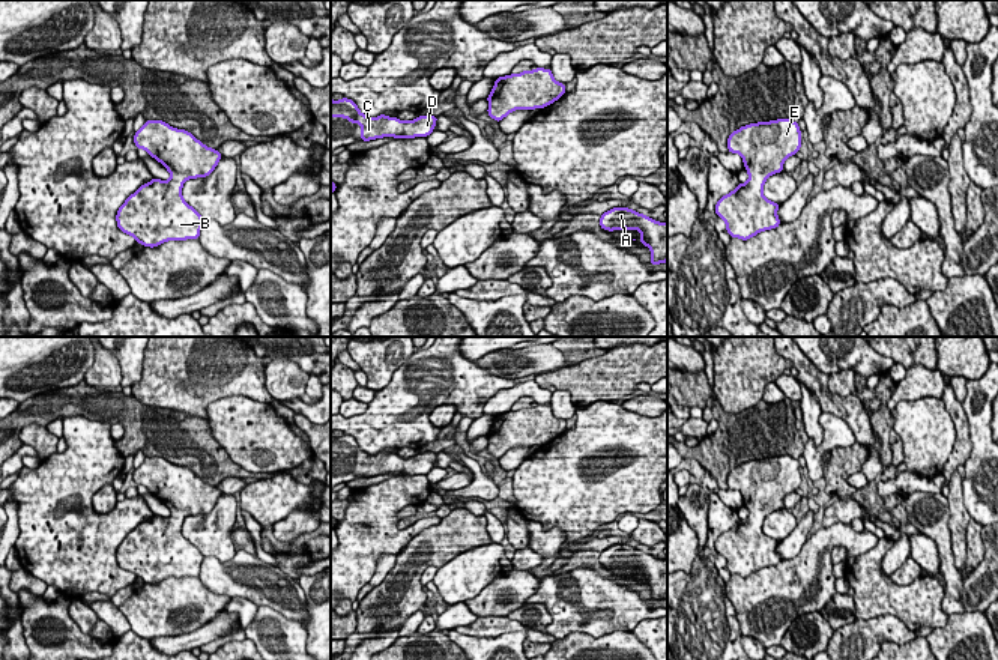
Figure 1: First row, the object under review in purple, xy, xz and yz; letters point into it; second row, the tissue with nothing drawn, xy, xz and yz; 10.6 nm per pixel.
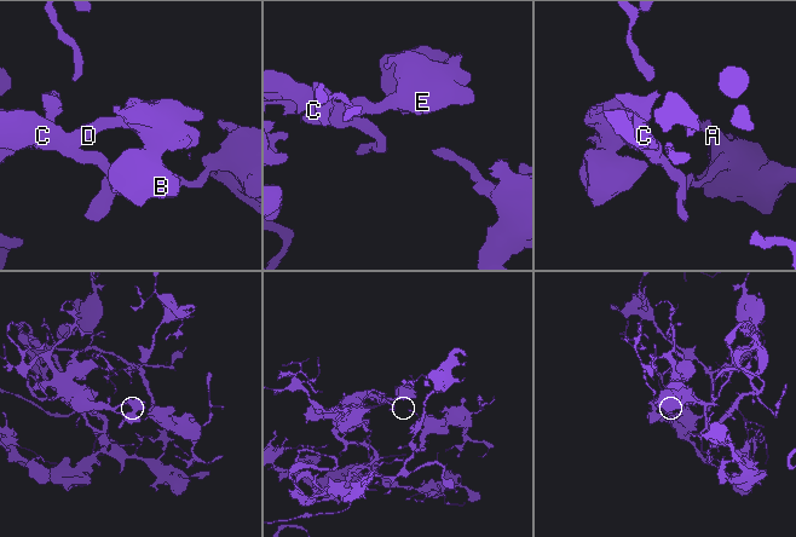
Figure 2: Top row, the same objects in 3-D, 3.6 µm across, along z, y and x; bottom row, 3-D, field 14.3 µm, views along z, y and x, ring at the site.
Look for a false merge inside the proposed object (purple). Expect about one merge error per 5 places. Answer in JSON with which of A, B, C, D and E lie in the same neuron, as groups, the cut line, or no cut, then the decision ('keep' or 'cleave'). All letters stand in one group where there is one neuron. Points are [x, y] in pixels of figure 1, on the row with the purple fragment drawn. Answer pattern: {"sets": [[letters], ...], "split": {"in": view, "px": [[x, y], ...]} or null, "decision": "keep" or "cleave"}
{"sets": [["A", "B", "C", "D", "E"]], "split": null, "decision": "keep"}

